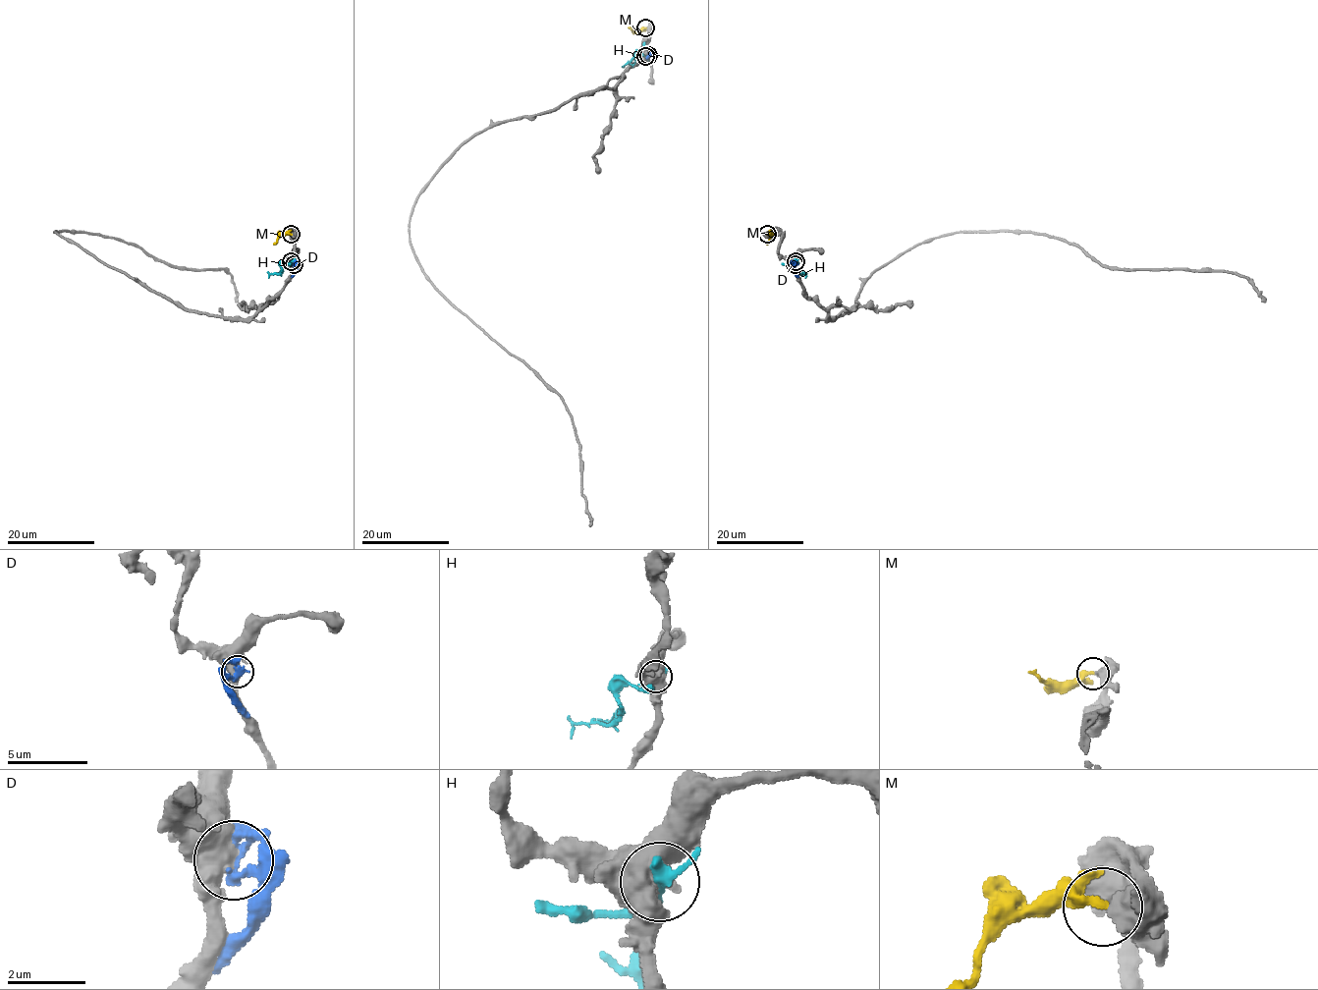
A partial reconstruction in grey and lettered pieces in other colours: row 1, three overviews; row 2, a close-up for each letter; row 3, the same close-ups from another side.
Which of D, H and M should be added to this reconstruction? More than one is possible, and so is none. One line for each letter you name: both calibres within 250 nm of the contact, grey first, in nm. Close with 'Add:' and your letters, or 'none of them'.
Add: none of them

